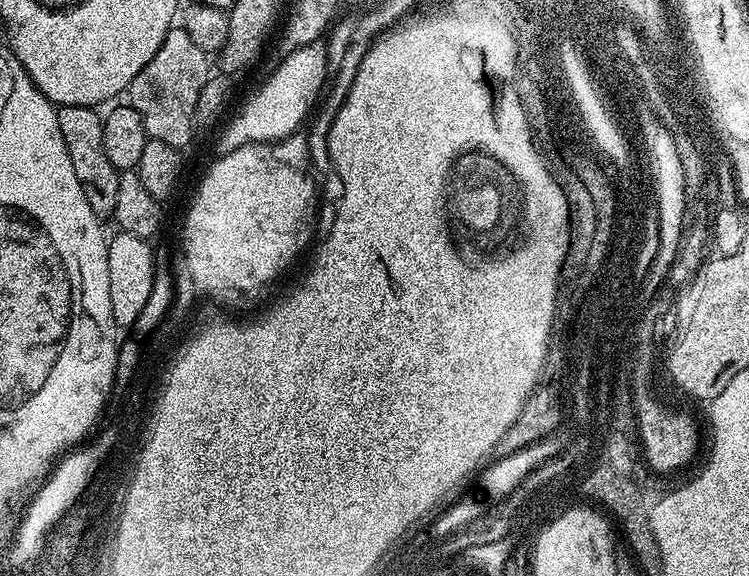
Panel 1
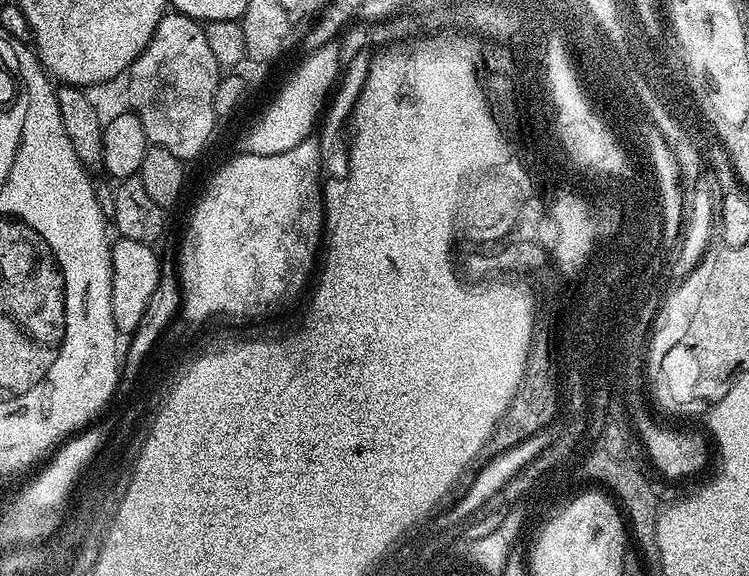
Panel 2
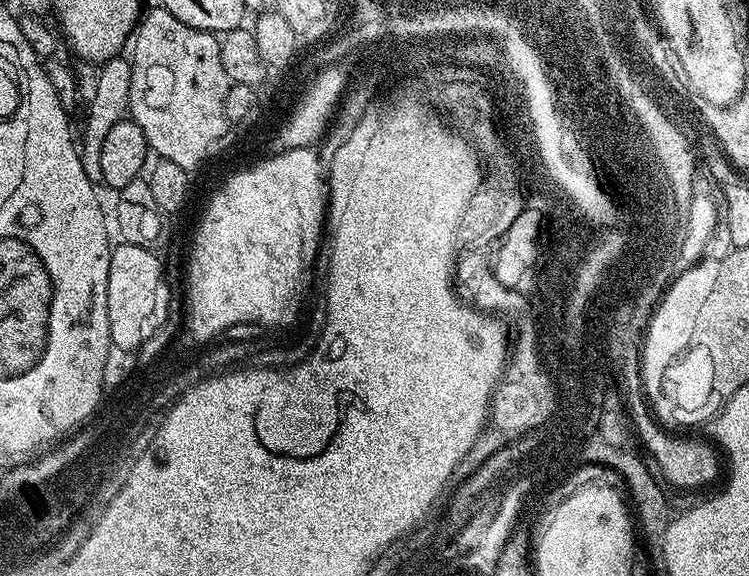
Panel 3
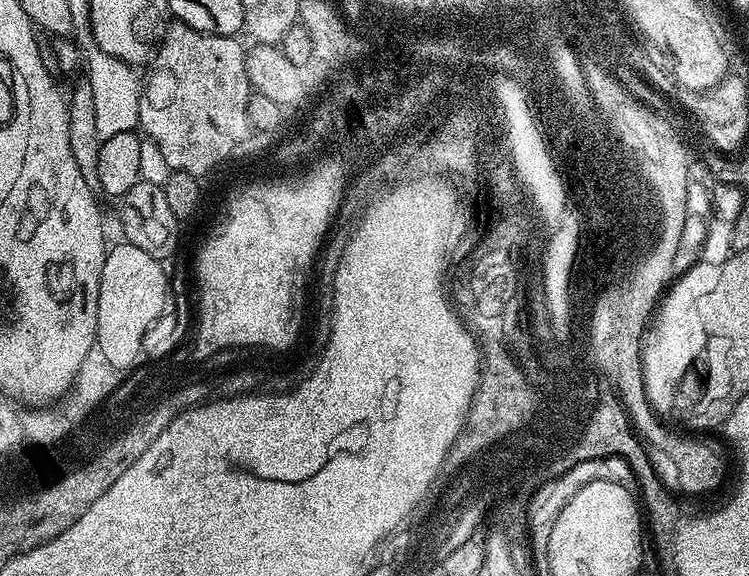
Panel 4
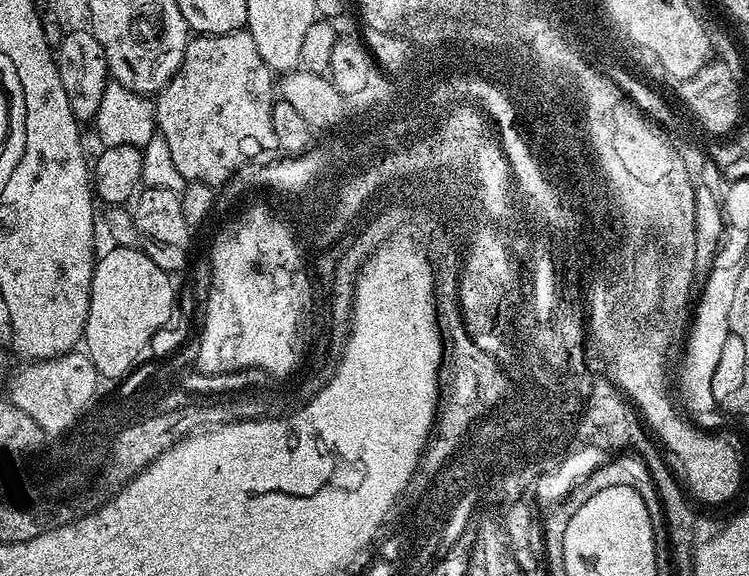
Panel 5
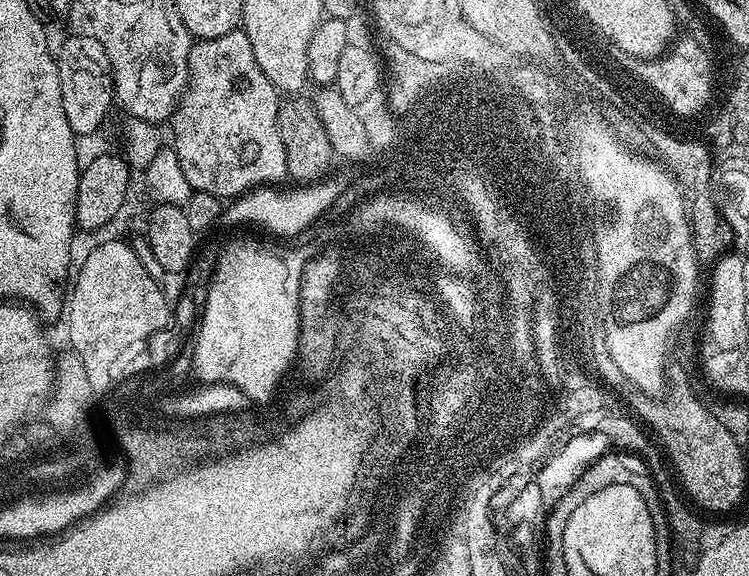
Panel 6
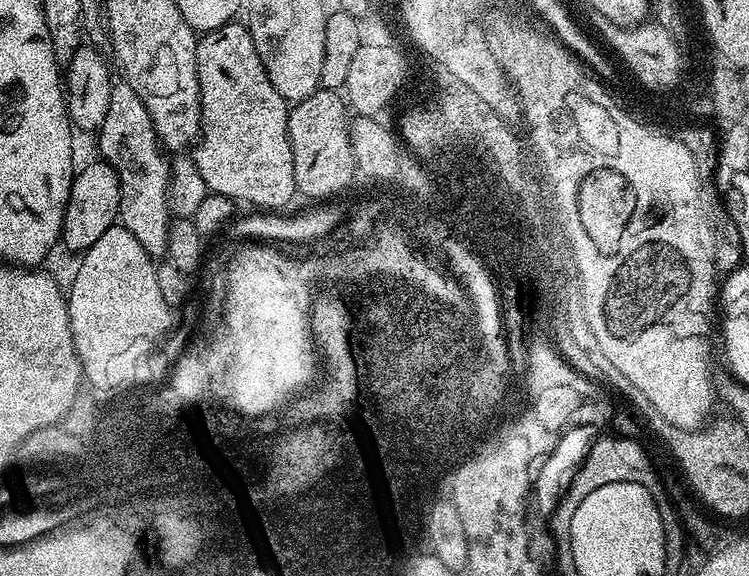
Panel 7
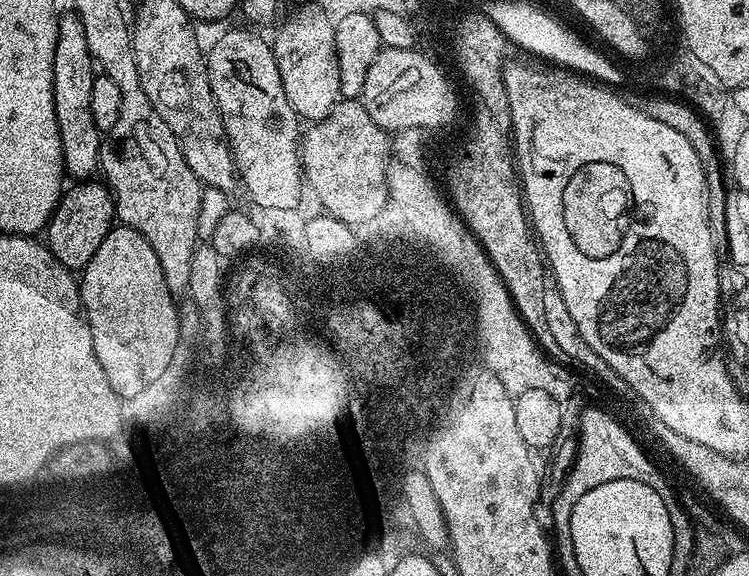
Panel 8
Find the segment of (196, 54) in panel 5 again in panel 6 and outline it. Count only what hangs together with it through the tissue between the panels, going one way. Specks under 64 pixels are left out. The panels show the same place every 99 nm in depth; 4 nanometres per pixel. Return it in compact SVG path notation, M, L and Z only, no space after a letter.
M242 30L222 34L222 38L210 38L209 40L197 39L190 50L188 59L188 85L184 88L184 94L180 98L180 103L176 105L176 110L172 114L170 127L172 127L173 136L170 136L170 147L177 152L178 163L182 166L182 171L186 176L189 186L193 193L205 191L206 194L212 194L221 198L235 198L252 188L261 186L280 186L289 179L288 167L286 166L286 146L282 146L282 134L278 130L278 114L282 103L281 93L277 91L266 74L262 72L258 61L254 58L253 47L250 46L250 39Z

